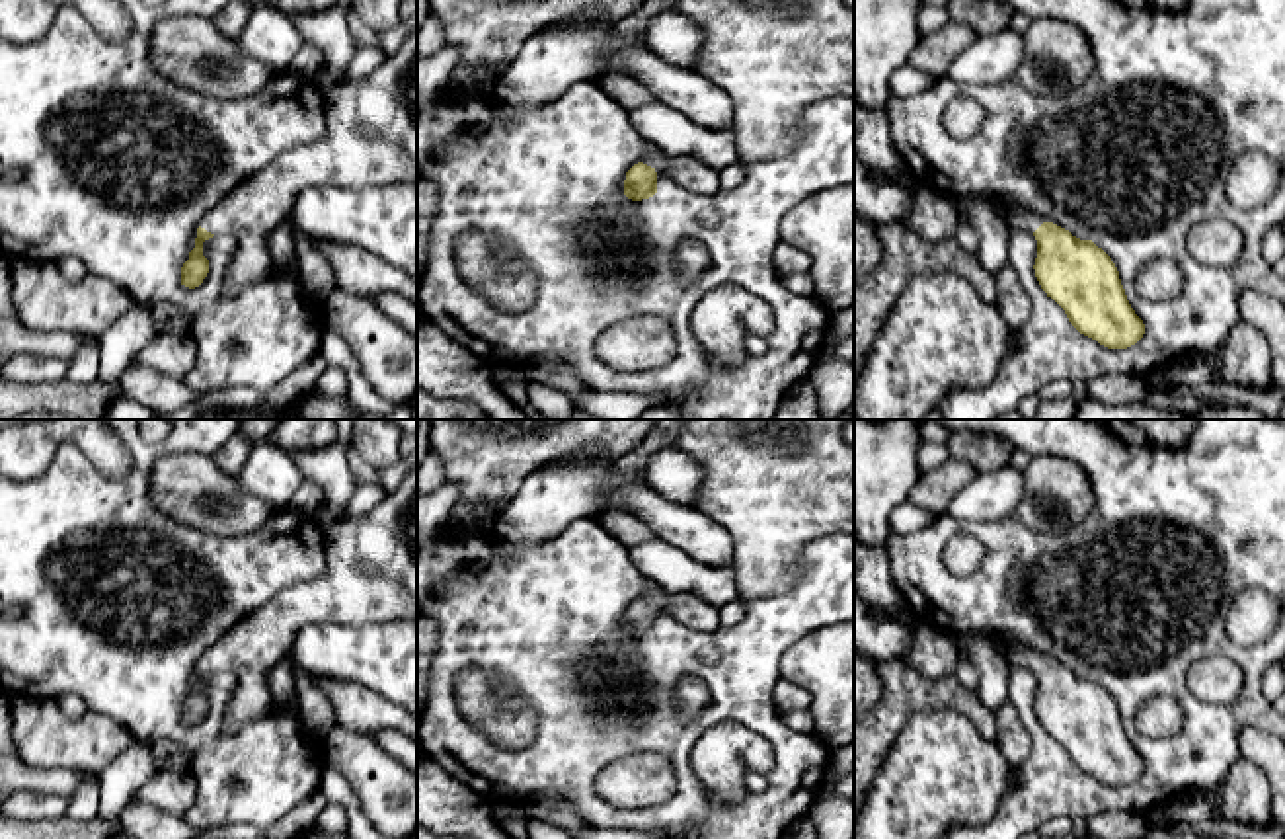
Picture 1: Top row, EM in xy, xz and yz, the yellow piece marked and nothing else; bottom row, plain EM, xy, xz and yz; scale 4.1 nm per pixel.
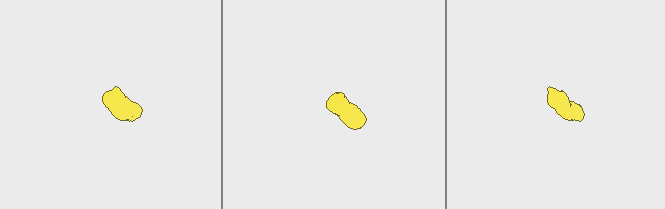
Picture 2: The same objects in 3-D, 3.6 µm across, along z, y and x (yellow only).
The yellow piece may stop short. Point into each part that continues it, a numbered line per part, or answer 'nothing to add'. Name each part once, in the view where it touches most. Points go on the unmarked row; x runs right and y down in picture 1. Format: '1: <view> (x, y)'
1: xz (685, 607)

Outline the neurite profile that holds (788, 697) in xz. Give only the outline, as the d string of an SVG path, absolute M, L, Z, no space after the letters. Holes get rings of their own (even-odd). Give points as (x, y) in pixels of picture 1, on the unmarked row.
M780 679L774 689L774 706L780 714L784 712L803 712L809 710L813 695L786 679Z

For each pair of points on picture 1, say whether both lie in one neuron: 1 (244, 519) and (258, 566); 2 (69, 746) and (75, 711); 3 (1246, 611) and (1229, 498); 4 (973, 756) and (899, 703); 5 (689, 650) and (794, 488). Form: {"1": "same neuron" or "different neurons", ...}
{"1": "different neurons", "2": "different neurons", "3": "different neurons", "4": "different neurons", "5": "different neurons"}

